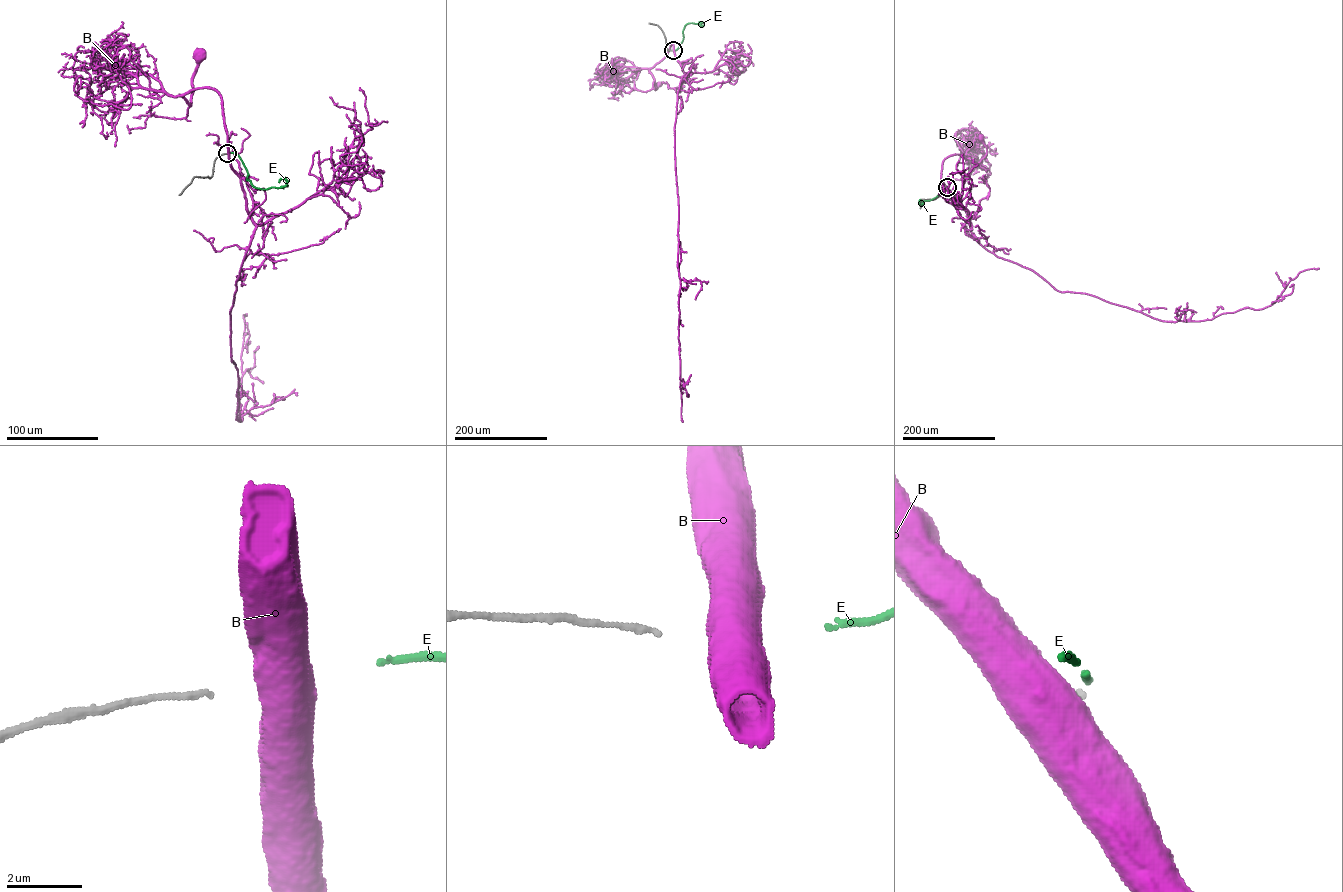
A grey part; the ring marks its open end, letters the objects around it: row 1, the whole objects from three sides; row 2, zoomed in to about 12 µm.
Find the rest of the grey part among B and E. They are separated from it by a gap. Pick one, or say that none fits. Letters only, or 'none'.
E

